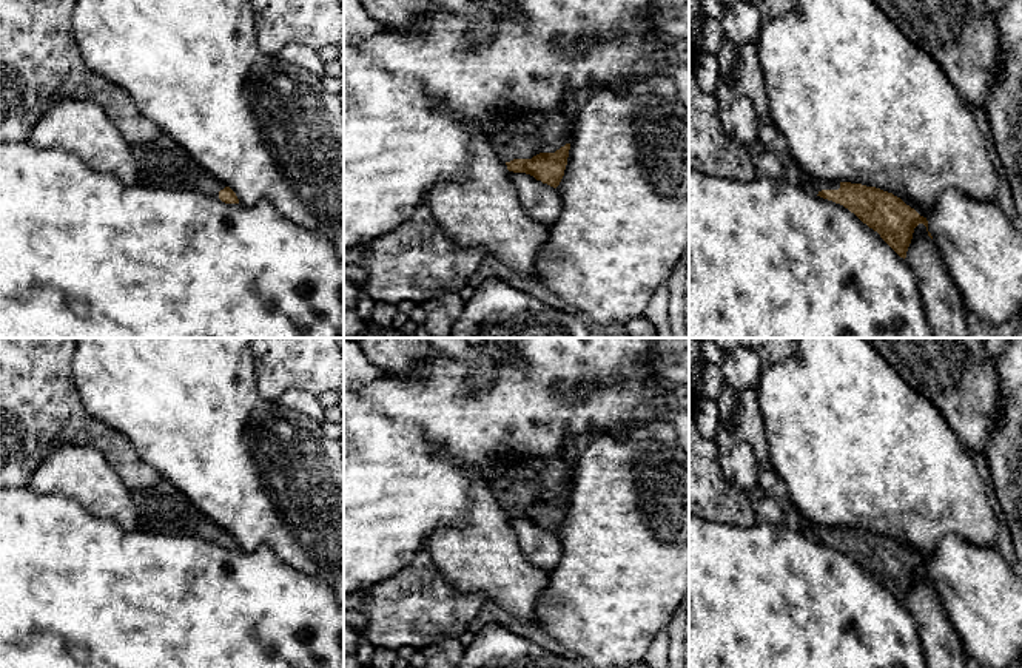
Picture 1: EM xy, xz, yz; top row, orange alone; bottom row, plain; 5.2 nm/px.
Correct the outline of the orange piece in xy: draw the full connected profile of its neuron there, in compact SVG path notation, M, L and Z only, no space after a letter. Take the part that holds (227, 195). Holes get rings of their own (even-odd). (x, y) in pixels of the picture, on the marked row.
M159 131L157 137L146 145L131 147L131 153L137 162L140 185L190 188L193 191L219 197L225 204L239 204L236 193L230 187L202 168L177 142L174 142L163 131Z

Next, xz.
M567 96L549 111L503 114L486 123L486 136L509 171L530 174L536 180L556 188L567 165L570 127L580 105L580 97Z

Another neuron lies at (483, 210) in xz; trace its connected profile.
M472 131L470 151L466 179L436 182L425 204L452 241L482 247L510 270L536 278L549 227L523 210L510 171L486 134Z

